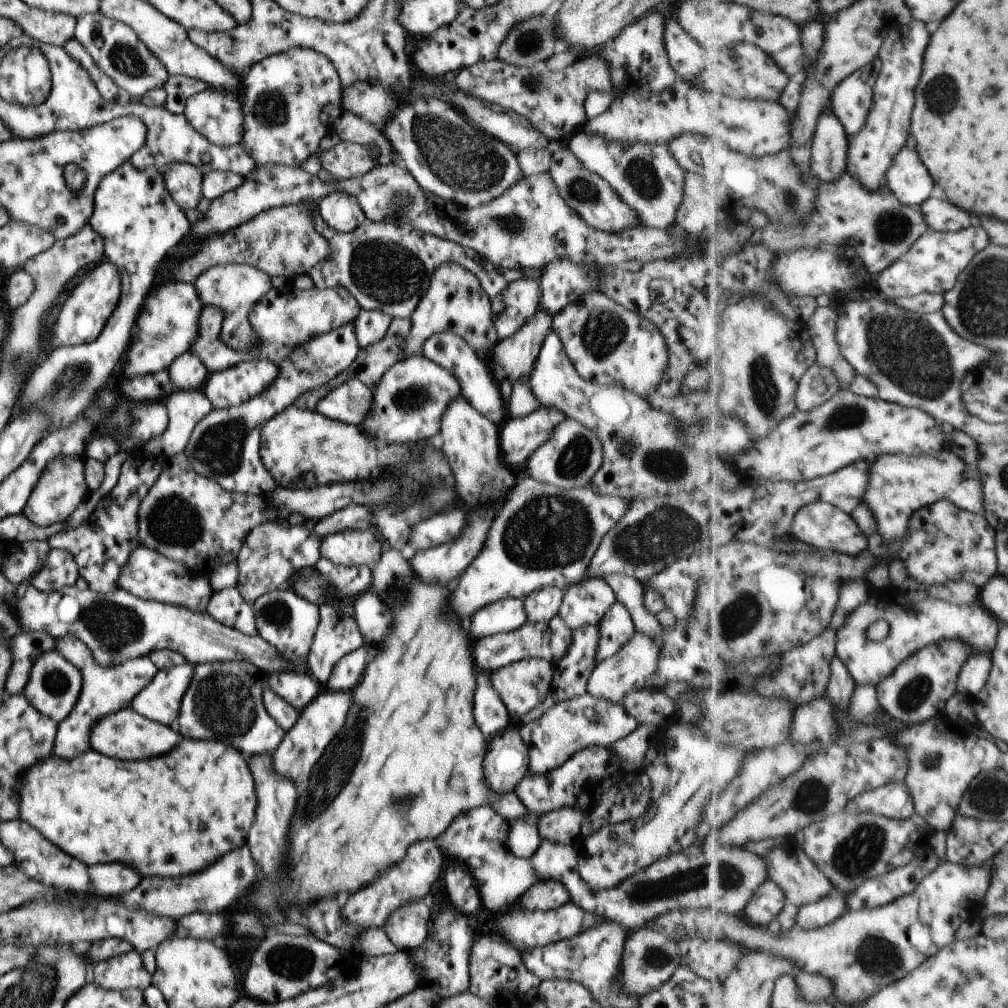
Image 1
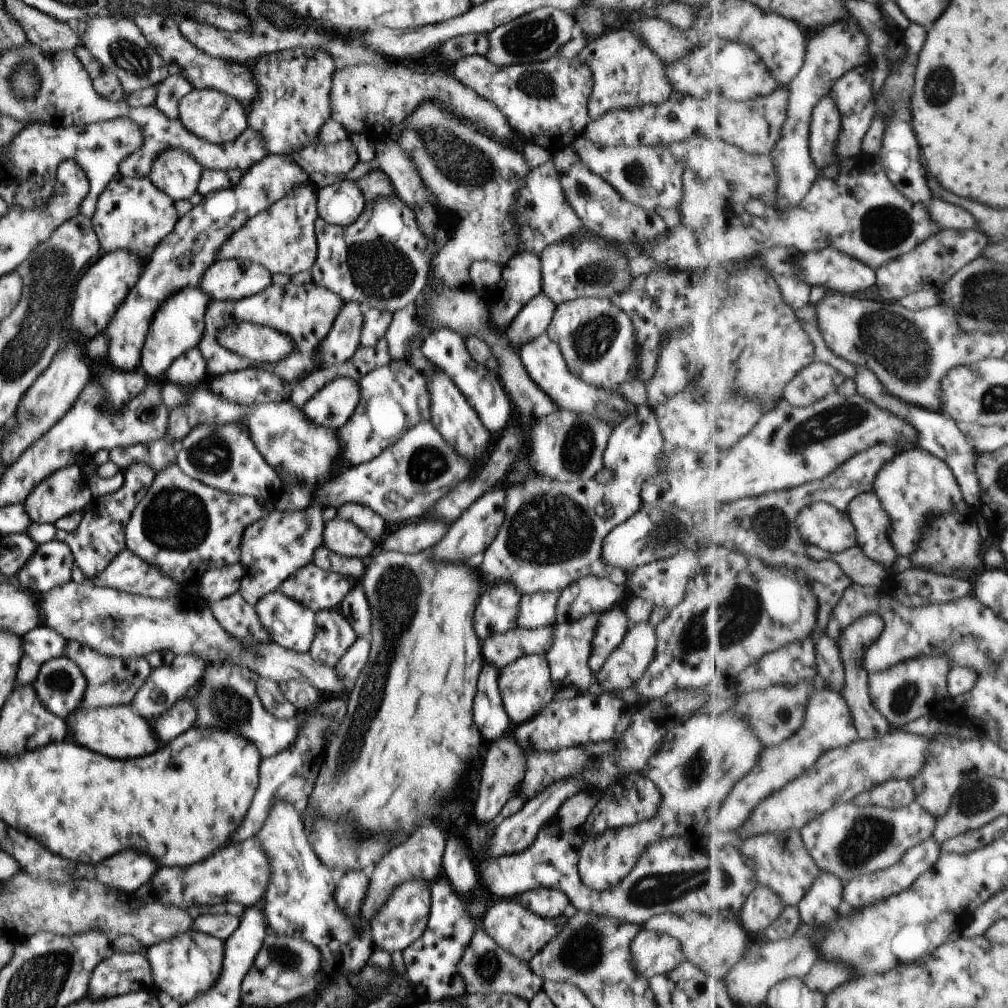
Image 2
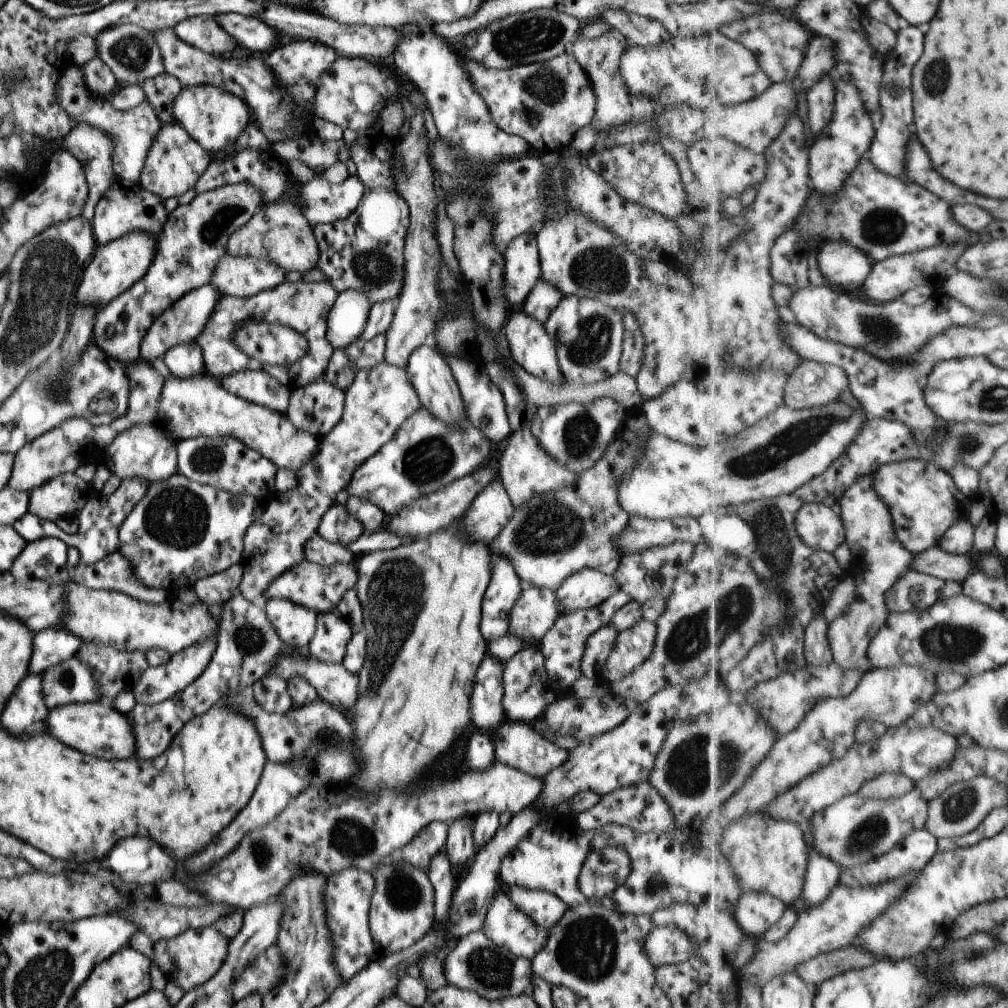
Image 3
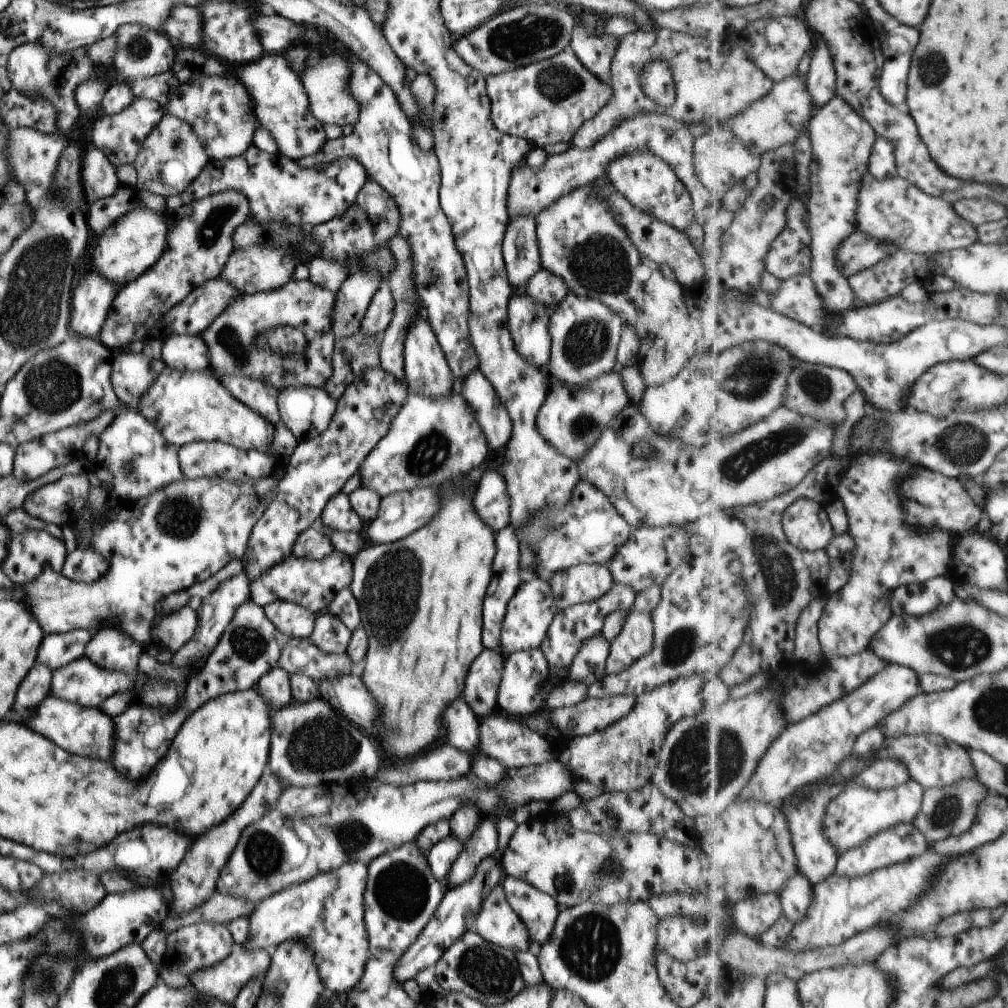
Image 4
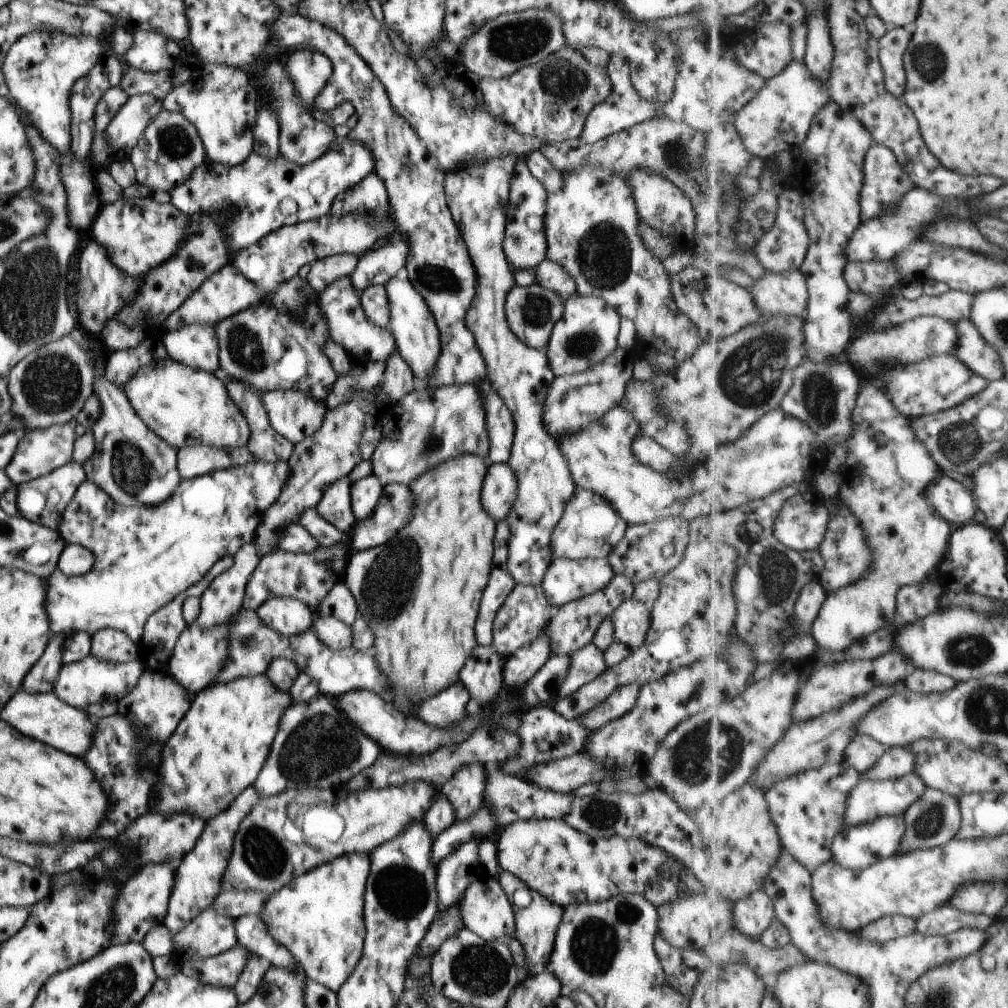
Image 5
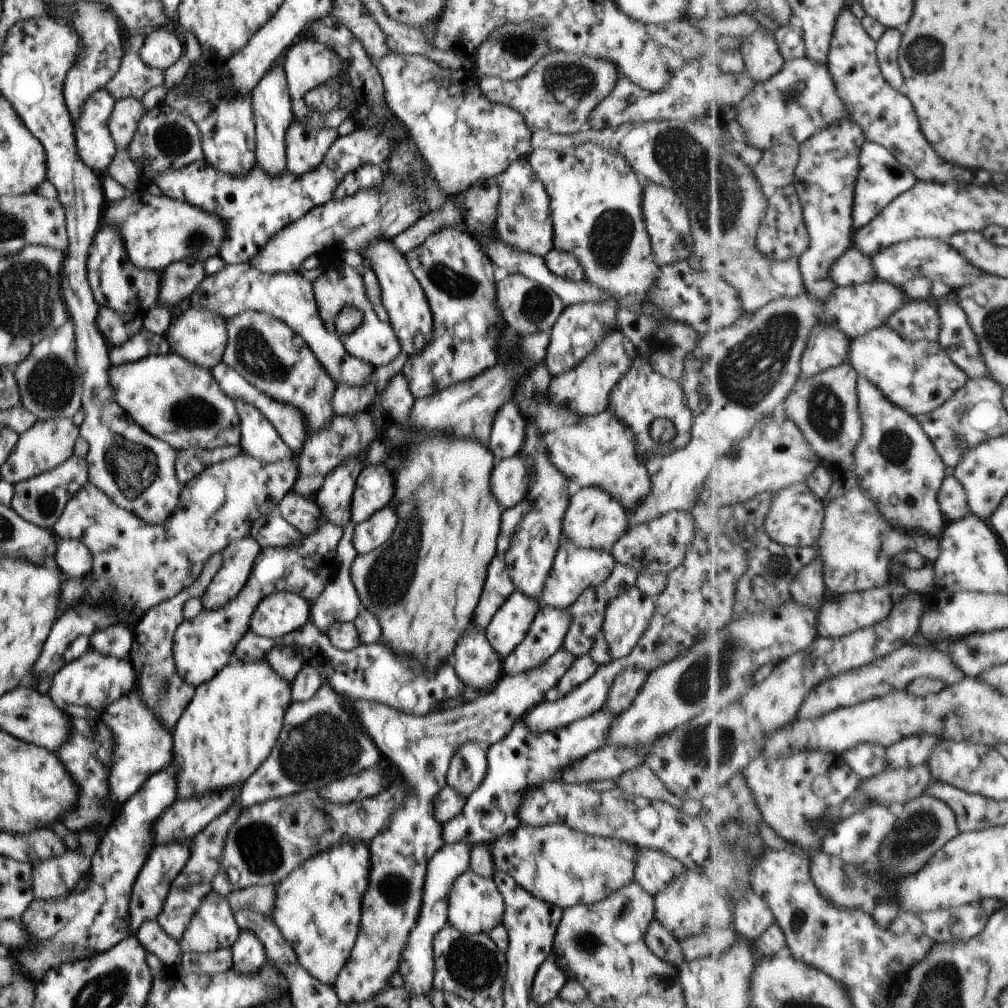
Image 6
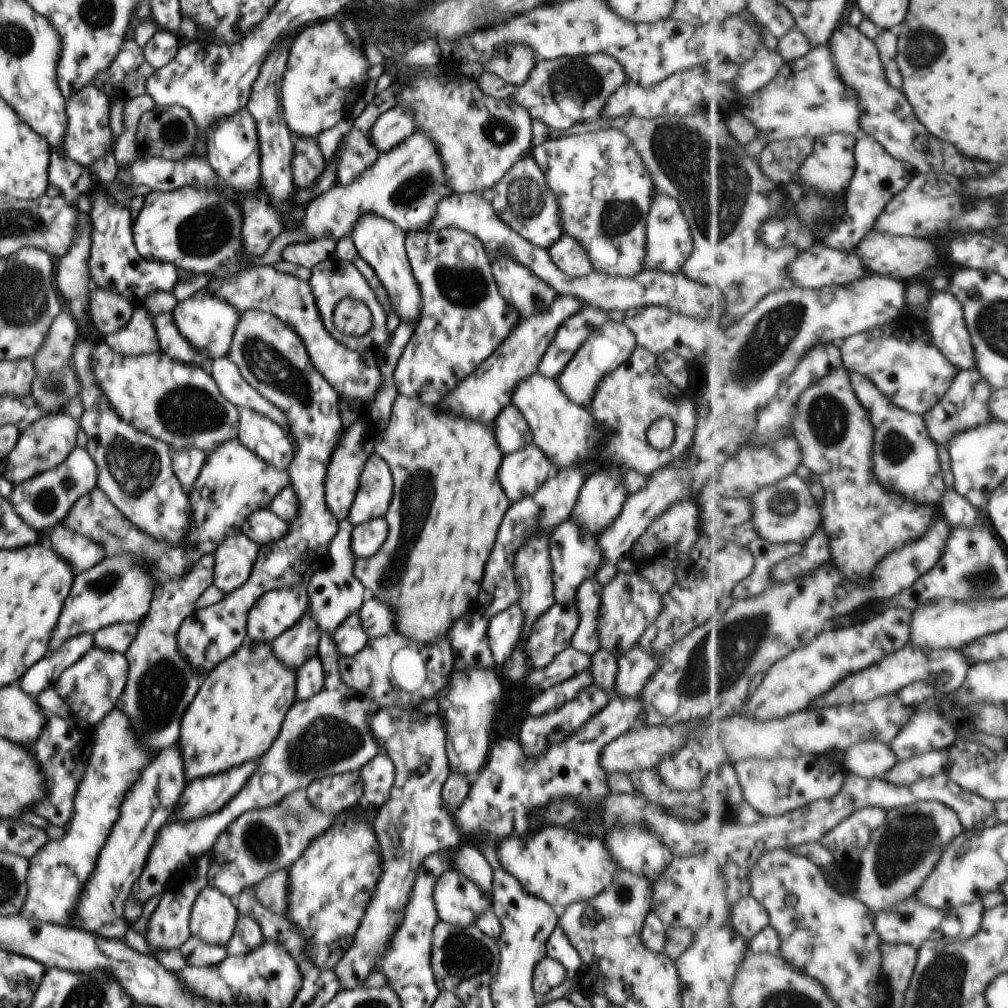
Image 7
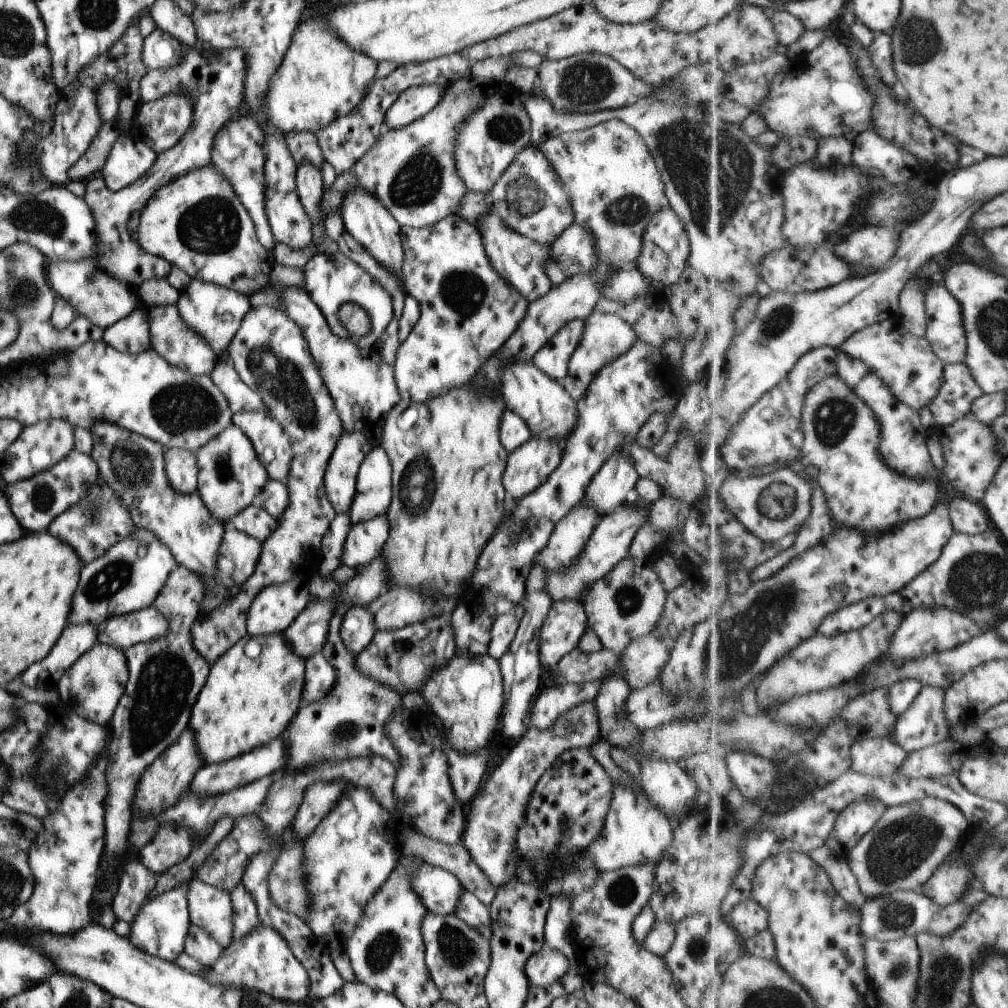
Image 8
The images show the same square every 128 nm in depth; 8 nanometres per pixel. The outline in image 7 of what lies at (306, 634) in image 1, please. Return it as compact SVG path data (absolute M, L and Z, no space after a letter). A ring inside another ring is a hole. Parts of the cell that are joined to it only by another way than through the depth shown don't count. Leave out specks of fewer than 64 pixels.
M304 584L266 592L248 613L248 640L272 642L298 624L308 608L309 596Z

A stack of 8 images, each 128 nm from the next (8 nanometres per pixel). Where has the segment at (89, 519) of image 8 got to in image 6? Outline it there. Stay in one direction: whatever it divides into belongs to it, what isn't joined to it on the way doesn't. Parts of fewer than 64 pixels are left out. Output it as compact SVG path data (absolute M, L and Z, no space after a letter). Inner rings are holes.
M57 538L55 563L65 578L82 579L92 570L93 556L79 540Z

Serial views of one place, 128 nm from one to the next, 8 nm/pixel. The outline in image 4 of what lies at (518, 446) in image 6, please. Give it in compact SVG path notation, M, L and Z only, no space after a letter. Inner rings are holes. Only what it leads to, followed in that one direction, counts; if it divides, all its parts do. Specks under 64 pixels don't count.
M478 368L464 378L457 391L473 410L473 417L481 426L489 448L503 450L512 438L512 421L492 383Z

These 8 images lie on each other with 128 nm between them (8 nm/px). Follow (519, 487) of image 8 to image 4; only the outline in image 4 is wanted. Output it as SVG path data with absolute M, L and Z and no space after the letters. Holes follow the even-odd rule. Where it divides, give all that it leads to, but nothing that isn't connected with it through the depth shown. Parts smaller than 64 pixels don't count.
M488 470L478 480L473 492L474 510L490 526L492 532L500 532L510 526L512 514L506 480L497 470Z

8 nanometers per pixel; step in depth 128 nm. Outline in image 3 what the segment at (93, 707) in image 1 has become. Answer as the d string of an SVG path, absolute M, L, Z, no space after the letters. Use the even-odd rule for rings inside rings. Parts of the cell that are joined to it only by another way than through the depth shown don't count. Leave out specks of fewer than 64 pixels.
M95 642L81 645L78 657L84 661L98 680L102 698L114 700L121 691L133 690L149 667L145 653L124 652L114 646L102 646Z

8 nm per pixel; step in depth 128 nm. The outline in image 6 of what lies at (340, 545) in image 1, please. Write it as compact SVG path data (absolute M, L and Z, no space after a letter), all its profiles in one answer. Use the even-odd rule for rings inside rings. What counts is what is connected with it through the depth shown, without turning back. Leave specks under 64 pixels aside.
M362 452L358 458L348 458L346 462L336 466L326 475L323 486L313 497L323 518L340 528L351 521L355 484L366 456L367 452Z

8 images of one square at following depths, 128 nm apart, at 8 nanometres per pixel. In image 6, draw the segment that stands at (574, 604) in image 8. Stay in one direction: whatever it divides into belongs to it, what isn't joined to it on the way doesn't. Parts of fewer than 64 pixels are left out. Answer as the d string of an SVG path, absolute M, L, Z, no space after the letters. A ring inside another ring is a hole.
M542 604L526 638L503 659L506 675L532 670L548 660L559 648L570 628L568 609L560 610Z

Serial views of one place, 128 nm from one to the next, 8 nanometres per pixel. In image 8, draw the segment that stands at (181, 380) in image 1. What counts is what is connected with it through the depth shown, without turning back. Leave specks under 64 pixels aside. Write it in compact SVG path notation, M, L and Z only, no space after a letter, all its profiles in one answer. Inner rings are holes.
M192 279L186 289L180 291L179 294L180 297L175 306L180 317L190 329L196 331L210 344L218 356L222 356L252 308L249 297L199 279Z

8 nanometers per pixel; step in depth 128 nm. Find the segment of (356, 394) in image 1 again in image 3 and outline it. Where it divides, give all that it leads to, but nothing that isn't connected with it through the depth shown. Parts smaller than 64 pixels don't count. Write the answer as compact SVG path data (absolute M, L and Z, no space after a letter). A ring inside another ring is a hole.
M323 378L291 391L286 416L300 430L321 439L342 418L345 391Z

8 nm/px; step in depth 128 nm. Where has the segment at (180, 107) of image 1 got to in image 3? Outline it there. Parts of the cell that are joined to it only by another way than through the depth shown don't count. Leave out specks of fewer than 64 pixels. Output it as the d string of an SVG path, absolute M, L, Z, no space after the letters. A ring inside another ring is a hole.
M165 73L145 80L142 84L142 90L148 101L156 111L162 124L173 123L173 104L176 96L183 89L182 83L171 74Z

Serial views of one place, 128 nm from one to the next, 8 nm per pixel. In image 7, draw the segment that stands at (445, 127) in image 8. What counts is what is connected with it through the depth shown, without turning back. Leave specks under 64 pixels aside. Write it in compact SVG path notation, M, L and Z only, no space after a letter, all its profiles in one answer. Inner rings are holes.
M415 130L394 150L379 152L374 166L354 178L352 184L337 184L314 198L306 206L299 227L308 234L310 242L327 236L338 242L344 236L352 238L352 228L362 214L376 214L394 222L402 232L424 231L436 216L438 202L452 193L444 178L438 147L428 134Z

